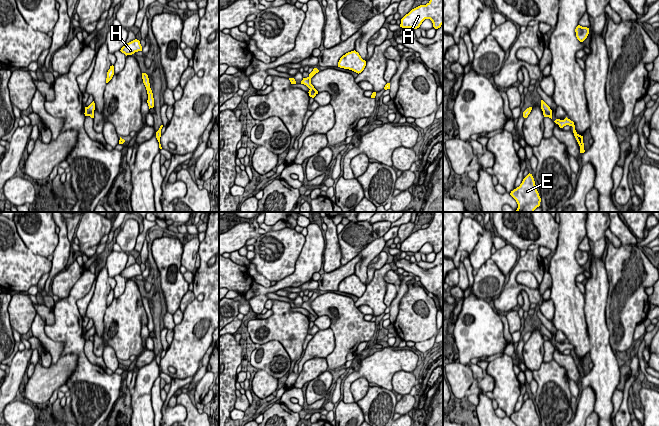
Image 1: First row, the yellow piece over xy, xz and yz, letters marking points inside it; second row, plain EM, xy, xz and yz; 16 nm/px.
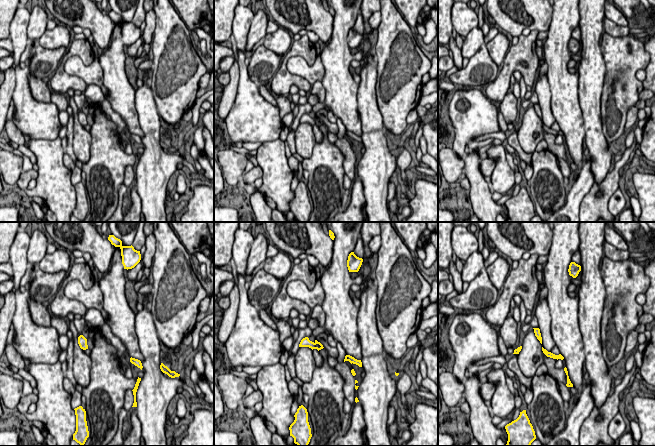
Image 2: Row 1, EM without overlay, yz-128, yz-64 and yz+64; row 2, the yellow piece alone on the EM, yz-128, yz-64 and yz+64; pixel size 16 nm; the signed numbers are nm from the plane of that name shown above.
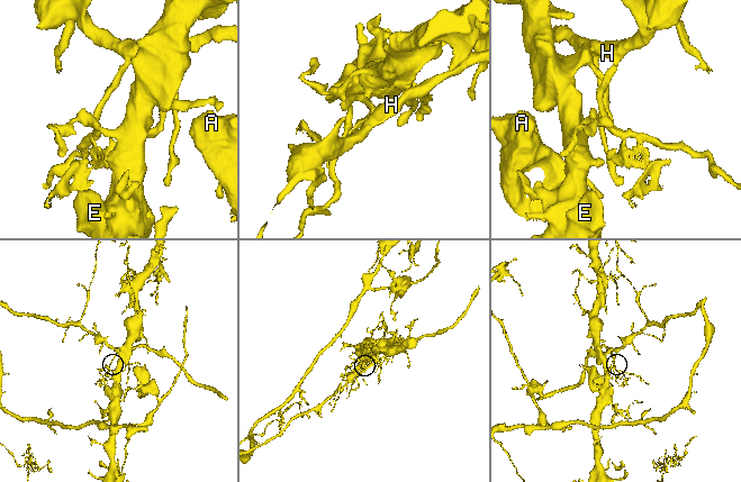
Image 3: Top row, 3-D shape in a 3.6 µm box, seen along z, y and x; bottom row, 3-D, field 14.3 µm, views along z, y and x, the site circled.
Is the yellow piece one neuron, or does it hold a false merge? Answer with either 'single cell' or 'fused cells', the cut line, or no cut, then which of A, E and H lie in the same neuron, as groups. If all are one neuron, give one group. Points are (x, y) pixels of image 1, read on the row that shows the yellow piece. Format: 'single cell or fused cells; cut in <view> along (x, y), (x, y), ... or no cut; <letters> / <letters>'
fused cells; cut in yz along (542, 109), (551, 116); A E / H

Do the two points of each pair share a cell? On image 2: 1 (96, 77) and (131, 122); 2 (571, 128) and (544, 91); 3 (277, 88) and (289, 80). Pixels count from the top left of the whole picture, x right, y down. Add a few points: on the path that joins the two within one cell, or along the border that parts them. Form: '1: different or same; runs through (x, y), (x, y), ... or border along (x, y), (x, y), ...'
1: different; border along (102, 68), (102, 83), (108, 90), (106, 96)
2: different; border along (546, 76), (549, 82), (550, 110), (556, 120)
3: same; runs through (280, 85), (286, 80)

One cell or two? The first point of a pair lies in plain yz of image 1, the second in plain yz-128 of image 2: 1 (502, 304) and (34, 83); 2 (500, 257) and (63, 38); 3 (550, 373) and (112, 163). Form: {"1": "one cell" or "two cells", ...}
{"1": "two cells", "2": "one cell", "3": "one cell"}

